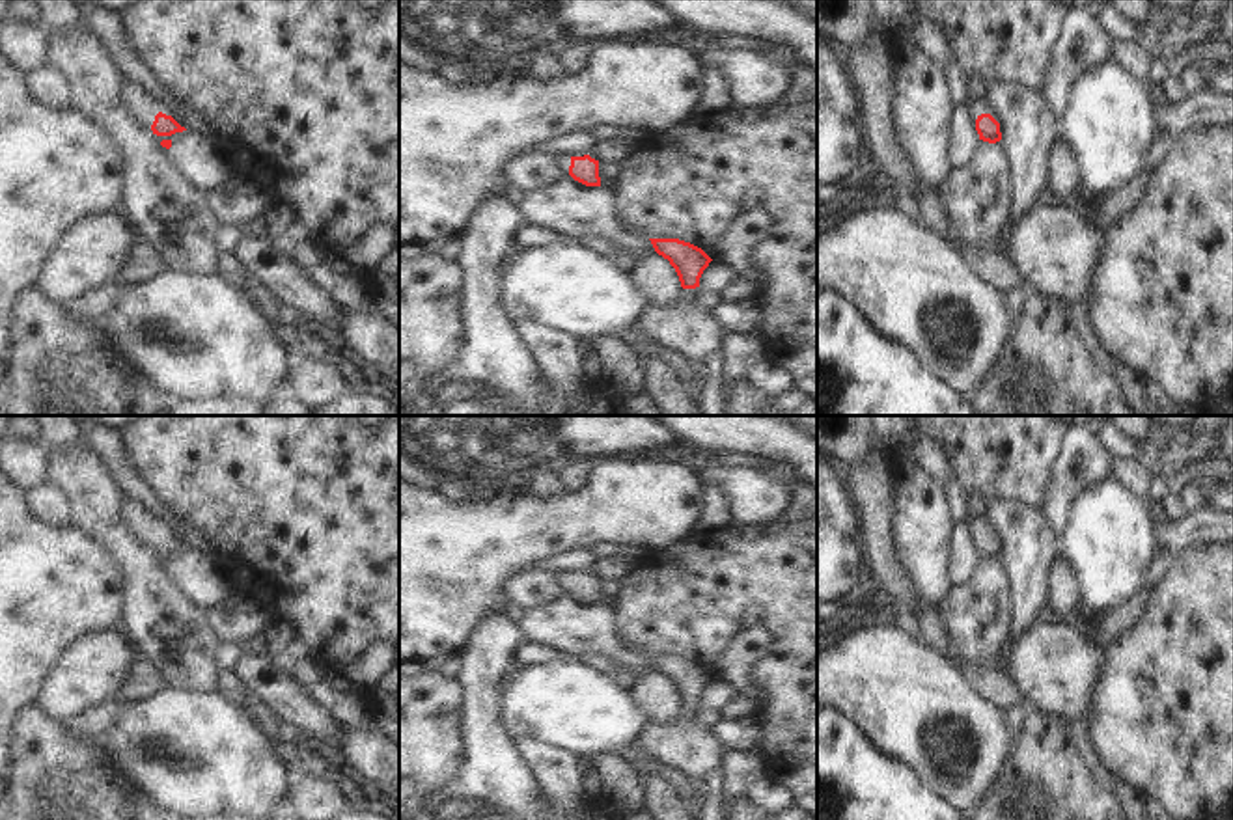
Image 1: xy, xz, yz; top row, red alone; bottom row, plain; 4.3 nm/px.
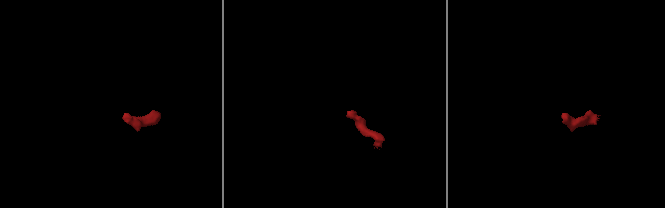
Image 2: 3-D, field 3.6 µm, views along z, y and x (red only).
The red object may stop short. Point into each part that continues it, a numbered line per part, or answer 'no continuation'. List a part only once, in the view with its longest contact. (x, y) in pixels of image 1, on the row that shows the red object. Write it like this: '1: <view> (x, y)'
1: xy (138, 103)
2: xz (683, 328).

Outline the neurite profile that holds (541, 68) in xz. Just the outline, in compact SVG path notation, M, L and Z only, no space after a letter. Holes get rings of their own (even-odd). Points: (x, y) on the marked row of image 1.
M535 56L520 67L520 75L537 80L560 78L563 73L558 56Z

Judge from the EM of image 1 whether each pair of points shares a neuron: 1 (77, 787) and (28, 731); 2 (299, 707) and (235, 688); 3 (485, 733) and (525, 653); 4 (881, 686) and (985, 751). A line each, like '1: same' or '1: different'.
1: same
2: different
3: different
4: same

